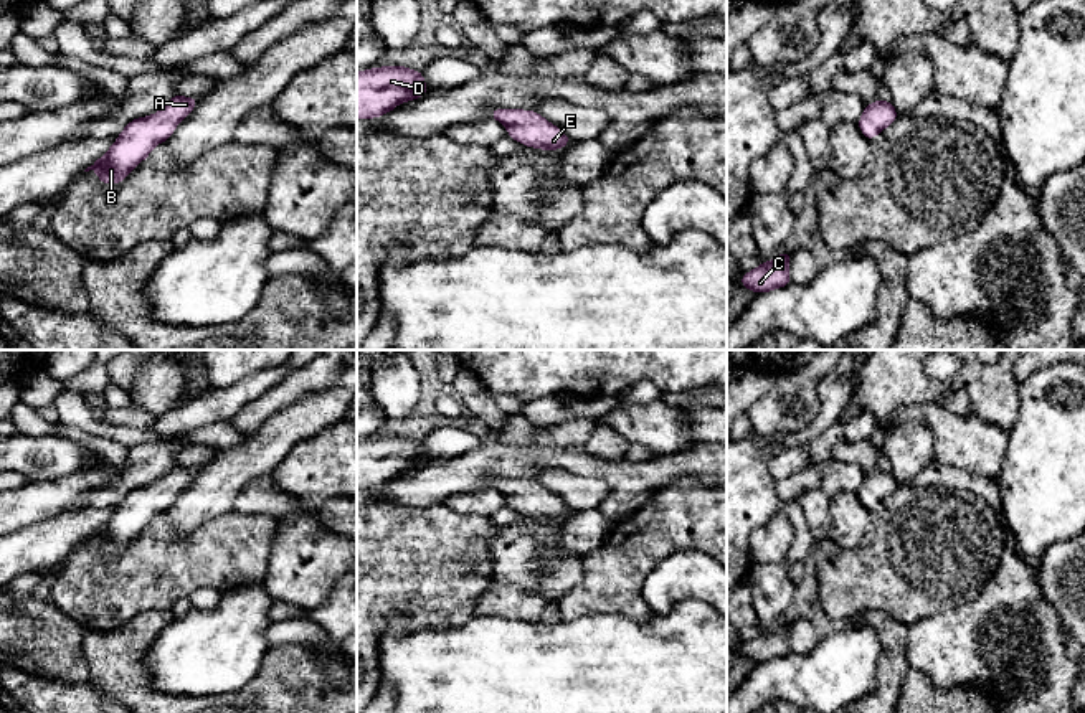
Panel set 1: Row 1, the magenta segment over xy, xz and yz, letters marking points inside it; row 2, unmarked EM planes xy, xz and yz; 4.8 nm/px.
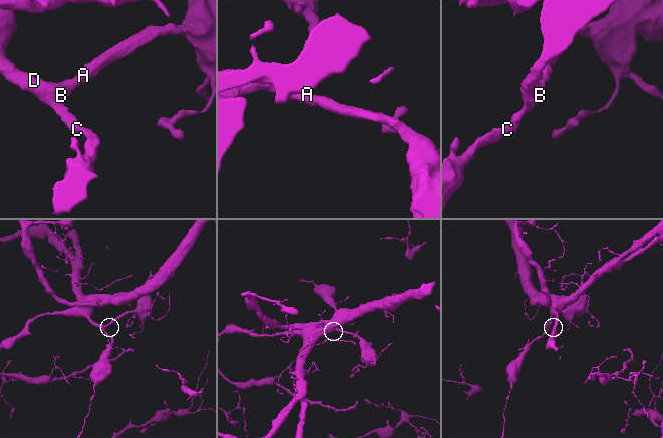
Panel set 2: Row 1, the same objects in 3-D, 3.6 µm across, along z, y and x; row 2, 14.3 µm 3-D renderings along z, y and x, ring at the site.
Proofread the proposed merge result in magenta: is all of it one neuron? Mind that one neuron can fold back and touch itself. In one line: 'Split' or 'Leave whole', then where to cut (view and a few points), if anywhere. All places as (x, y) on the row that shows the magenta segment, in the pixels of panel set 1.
Leave whole. No split

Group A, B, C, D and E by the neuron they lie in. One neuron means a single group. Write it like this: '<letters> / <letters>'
A B C D E

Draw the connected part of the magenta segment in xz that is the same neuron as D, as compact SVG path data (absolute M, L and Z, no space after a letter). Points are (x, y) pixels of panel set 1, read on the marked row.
M375 66L357 73L357 119L375 119L395 111L400 102L413 102L415 97L428 94L423 71L408 66Z

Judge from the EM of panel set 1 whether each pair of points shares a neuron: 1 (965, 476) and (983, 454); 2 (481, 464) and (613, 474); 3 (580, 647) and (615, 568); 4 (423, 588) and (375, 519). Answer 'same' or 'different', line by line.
1: different
2: same
3: different
4: same

